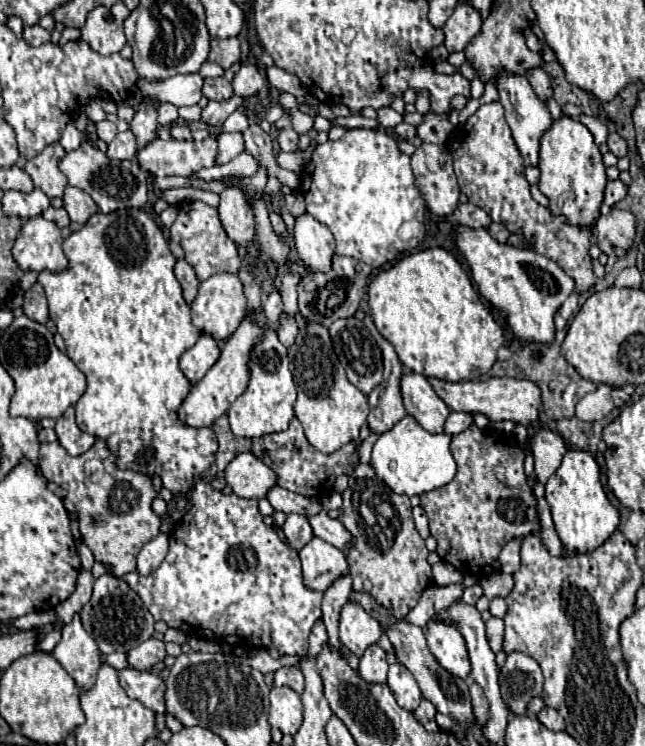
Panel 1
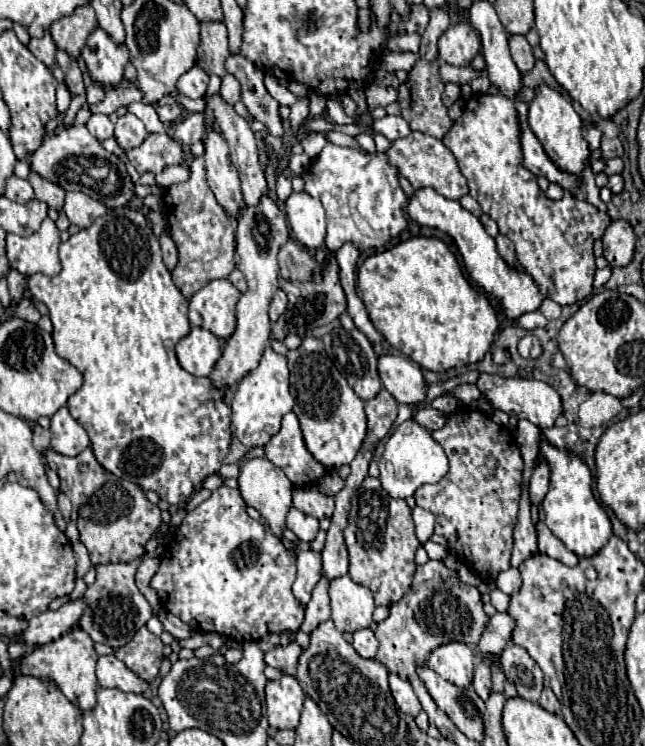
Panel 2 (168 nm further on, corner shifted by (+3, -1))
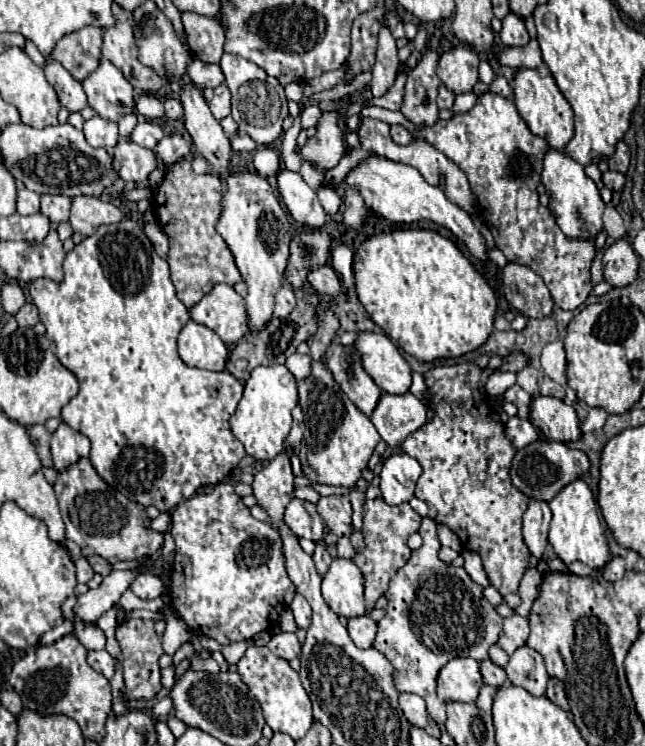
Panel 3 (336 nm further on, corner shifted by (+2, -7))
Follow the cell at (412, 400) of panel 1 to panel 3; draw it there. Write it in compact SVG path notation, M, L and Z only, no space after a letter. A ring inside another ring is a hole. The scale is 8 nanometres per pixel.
M361 332L355 346L361 352L365 372L369 372L383 392L397 396L409 392L411 368L401 356L399 348L387 336Z

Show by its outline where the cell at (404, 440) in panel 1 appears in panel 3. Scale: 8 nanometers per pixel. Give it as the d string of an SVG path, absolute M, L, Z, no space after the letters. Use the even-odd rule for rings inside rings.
M393 452L381 470L381 496L387 504L403 504L413 498L415 484L421 478L421 464L405 452Z

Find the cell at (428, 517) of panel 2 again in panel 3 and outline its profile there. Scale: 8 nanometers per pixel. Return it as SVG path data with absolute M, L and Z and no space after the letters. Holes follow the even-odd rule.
M429 516L421 520L419 534L423 546L415 550L409 560L417 572L397 572L397 576L393 576L385 592L389 604L385 608L385 618L377 622L379 632L373 646L391 662L395 688L421 696L427 704L429 718L443 726L445 706L435 692L437 672L457 656L471 656L479 662L485 660L487 650L497 642L503 618L483 600L483 586L475 584L463 568L457 568L457 572L443 572L445 564L437 558L441 544L437 540L435 522Z

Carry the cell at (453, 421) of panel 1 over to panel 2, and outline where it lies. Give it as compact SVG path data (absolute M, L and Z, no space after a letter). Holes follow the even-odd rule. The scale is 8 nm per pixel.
M430 406L418 408L418 410L414 412L412 420L416 420L416 422L418 422L420 426L424 426L426 430L438 430L438 428L442 428L442 426L446 424L446 416L444 416L442 412L438 412L438 410L430 408Z

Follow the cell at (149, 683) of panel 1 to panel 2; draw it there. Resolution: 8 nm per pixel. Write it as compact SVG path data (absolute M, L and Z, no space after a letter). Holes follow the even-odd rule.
M106 654L98 658L96 674L102 688L118 688L122 692L134 692L134 694L140 694L148 688L148 684L140 680L136 674L132 674L126 668L126 664L120 662L114 654Z

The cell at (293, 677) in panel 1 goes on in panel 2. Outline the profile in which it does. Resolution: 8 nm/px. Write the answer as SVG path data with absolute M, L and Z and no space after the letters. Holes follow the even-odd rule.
M288 642L286 646L278 644L278 646L274 646L272 650L268 650L268 652L264 654L264 660L266 660L268 666L280 668L280 670L284 670L286 674L296 676L296 666L298 666L300 654L302 654L302 648L298 646L298 642Z

